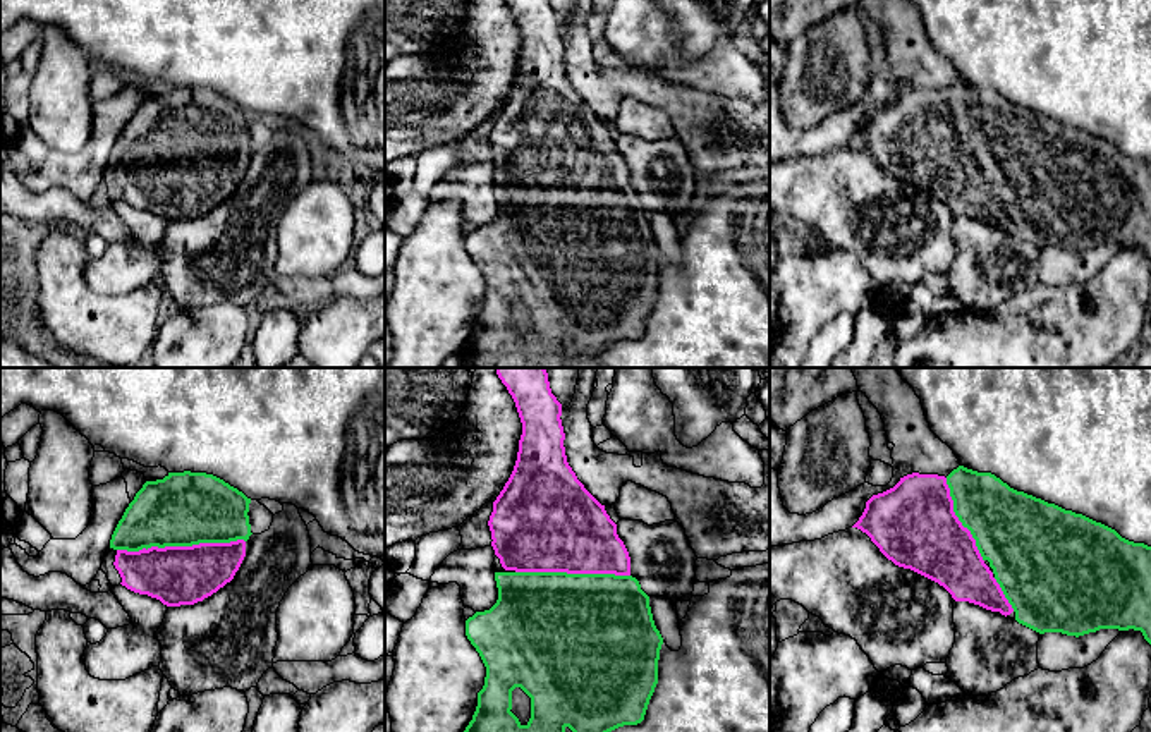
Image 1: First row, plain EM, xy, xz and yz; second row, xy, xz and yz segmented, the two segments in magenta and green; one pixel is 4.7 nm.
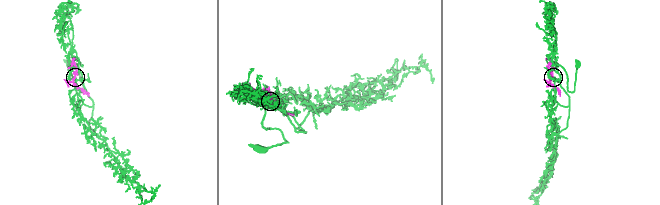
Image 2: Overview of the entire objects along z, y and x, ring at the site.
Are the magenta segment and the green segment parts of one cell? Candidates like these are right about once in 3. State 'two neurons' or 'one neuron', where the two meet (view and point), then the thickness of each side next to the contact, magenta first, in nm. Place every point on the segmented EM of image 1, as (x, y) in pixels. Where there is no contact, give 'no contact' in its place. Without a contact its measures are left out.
one neuron; meets magenta in xy at (181, 547); 280 nm thick on the magenta side, 340 nm on the other

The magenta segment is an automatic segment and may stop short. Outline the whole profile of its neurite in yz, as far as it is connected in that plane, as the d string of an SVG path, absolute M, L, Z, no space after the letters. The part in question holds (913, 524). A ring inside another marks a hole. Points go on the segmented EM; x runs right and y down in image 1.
M959 466L947 478L938 474L919 474L912 473L878 495L873 495L866 502L866 509L859 521L852 526L866 533L880 552L892 560L895 565L910 569L940 586L943 586L955 601L969 601L1002 615L1015 613L1015 620L1039 634L1062 632L1067 636L1084 636L1099 629L1118 629L1118 631L1141 631L1144 639L1151 644L1151 546L1144 543L1134 543L1122 538L1115 529L1096 522L1082 514L1065 510L1055 503L1048 503L1041 498L1017 491L1003 483L991 473L977 473Z

